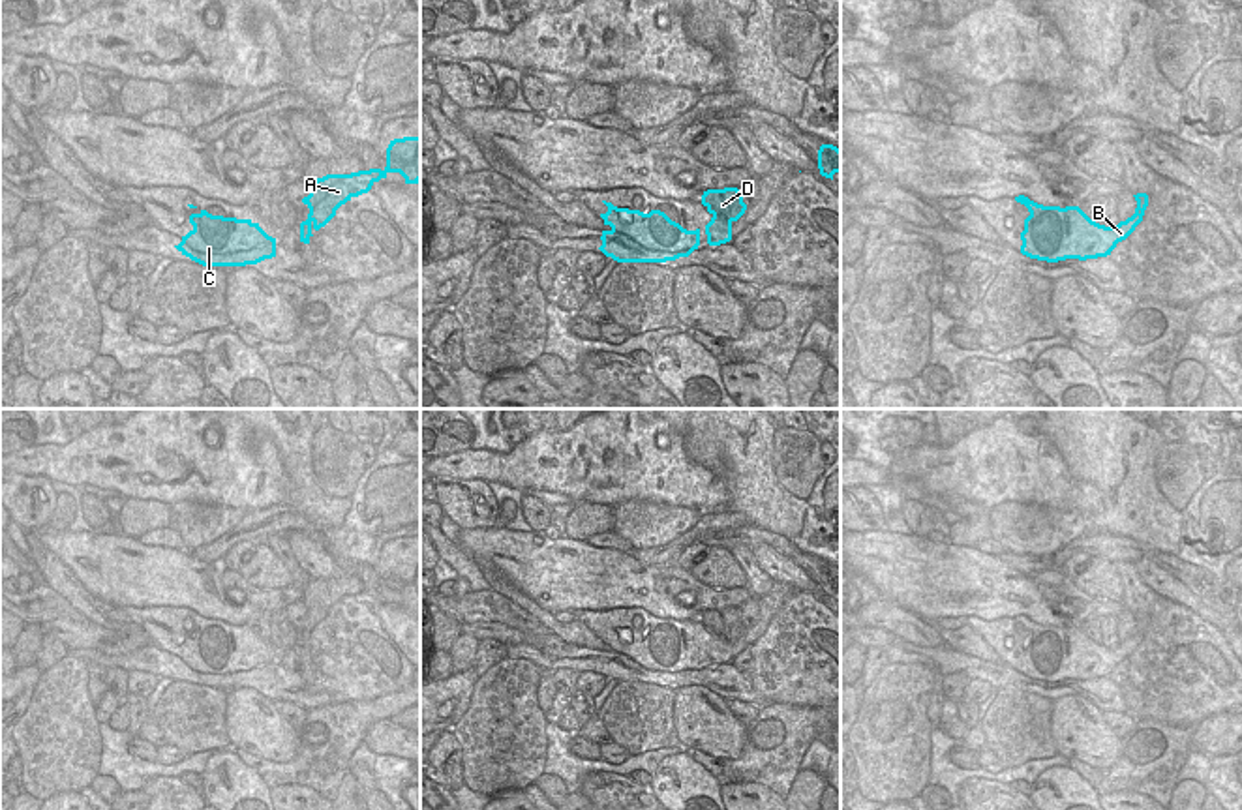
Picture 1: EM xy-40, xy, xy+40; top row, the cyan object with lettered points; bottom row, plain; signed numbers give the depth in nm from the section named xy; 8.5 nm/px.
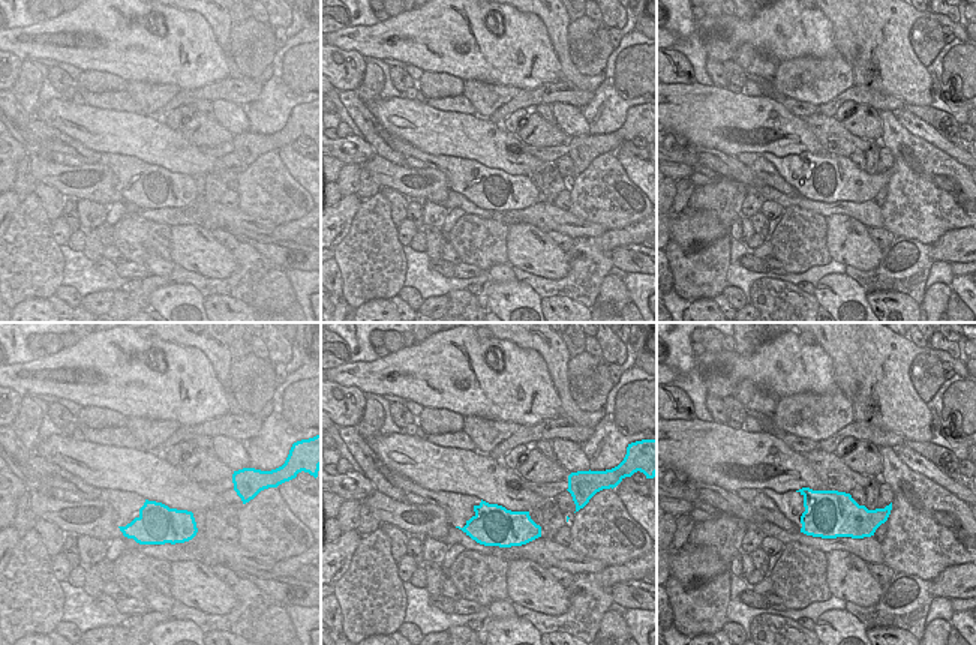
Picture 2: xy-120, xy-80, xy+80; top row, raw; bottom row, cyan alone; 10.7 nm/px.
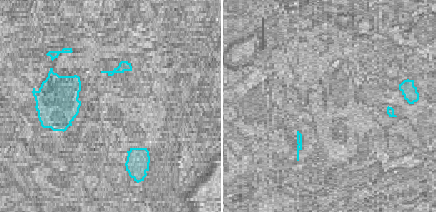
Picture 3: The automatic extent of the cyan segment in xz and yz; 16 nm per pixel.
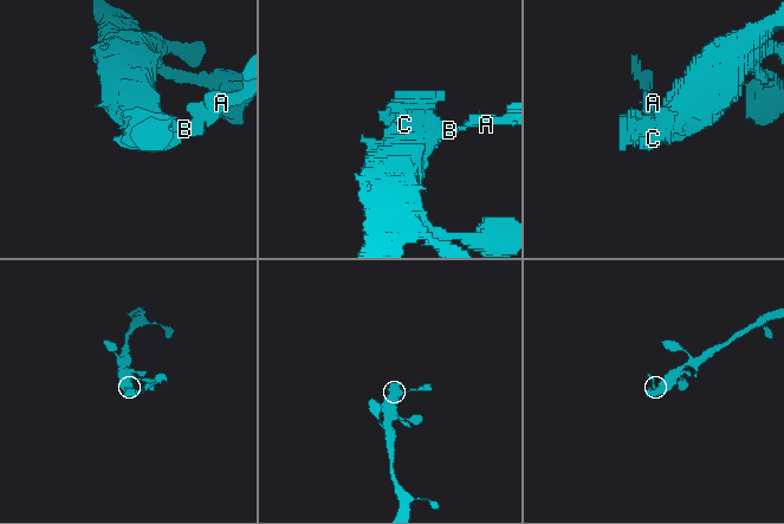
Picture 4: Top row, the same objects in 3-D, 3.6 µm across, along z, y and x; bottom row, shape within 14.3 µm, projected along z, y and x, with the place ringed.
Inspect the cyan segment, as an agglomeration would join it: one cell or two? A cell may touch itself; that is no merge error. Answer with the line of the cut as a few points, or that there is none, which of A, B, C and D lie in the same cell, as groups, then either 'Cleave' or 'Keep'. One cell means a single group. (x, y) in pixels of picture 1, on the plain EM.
Split along xy (713, 634), (721, 634), (730, 644). Groups: A D / B C. Cleave

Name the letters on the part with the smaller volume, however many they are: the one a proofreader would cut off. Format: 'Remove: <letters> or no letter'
Remove: A, D

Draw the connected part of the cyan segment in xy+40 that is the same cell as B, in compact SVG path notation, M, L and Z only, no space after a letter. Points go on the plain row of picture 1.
M1024 615L1015 617L1015 621L1030 632L1021 652L1021 673L1047 682L1107 677L1144 636L1137 624L1131 638L1116 647L1105 647L1092 641L1079 626L1043 626Z

